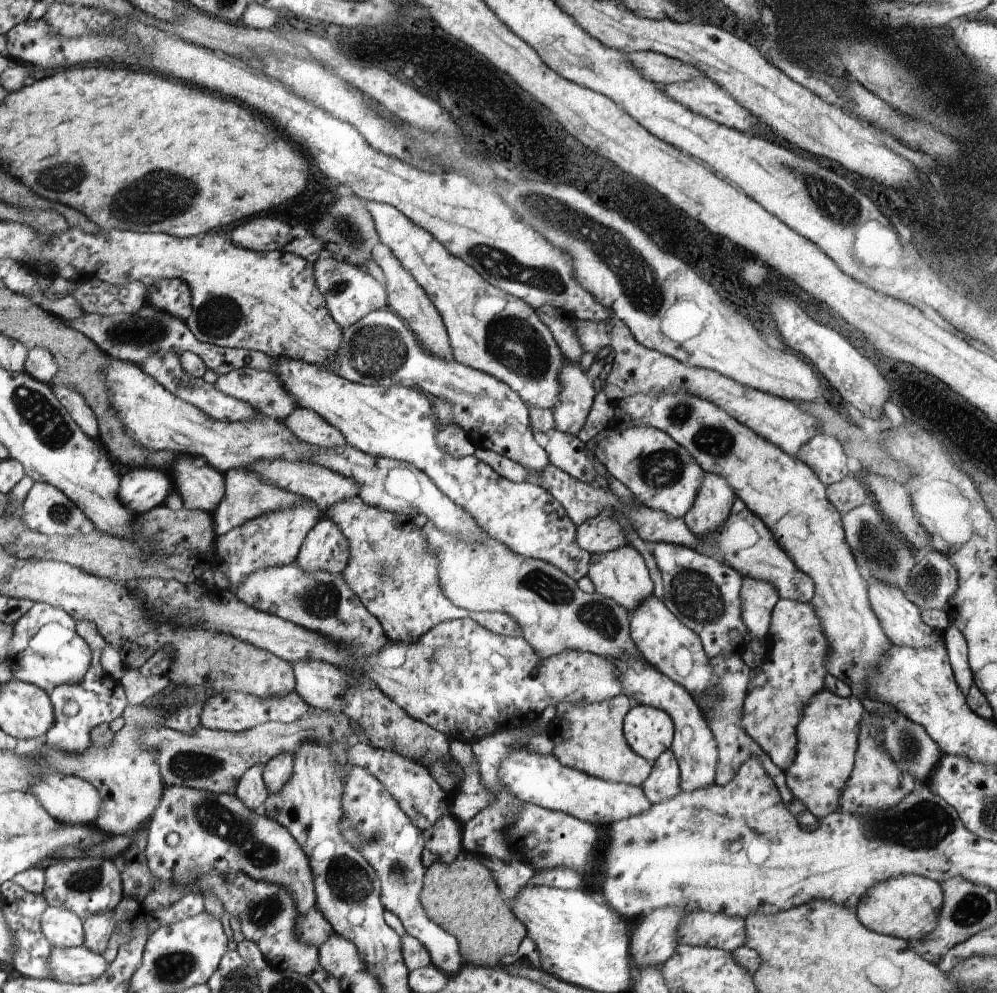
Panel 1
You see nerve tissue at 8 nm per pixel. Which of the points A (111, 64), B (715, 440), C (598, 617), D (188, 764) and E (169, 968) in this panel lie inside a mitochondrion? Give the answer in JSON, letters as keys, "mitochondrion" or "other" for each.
{"A":"other","B":"mitochondrion","C":"mitochondrion","D":"mitochondrion","E":"mitochondrion"}

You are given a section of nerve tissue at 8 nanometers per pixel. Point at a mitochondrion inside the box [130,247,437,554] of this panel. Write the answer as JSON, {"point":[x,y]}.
{"point":[374,352]}

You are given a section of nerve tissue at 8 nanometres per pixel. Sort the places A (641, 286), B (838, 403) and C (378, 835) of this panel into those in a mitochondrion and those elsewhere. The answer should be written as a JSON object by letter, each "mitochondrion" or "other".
{"A":"mitochondrion","B":"other","C":"mitochondrion"}

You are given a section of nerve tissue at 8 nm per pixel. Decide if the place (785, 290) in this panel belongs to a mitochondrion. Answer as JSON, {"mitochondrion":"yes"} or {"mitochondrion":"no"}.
{"mitochondrion":"no"}

